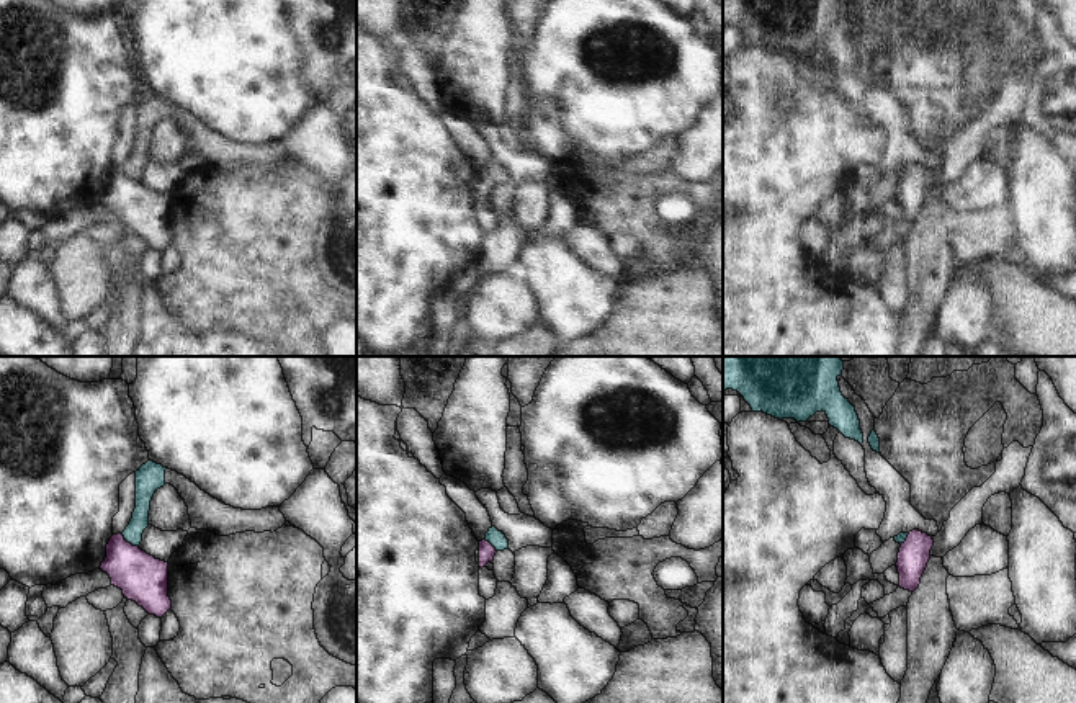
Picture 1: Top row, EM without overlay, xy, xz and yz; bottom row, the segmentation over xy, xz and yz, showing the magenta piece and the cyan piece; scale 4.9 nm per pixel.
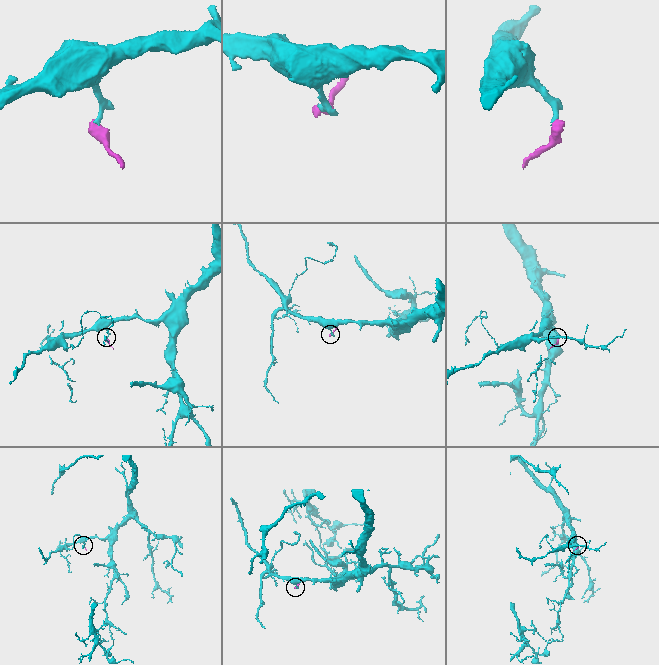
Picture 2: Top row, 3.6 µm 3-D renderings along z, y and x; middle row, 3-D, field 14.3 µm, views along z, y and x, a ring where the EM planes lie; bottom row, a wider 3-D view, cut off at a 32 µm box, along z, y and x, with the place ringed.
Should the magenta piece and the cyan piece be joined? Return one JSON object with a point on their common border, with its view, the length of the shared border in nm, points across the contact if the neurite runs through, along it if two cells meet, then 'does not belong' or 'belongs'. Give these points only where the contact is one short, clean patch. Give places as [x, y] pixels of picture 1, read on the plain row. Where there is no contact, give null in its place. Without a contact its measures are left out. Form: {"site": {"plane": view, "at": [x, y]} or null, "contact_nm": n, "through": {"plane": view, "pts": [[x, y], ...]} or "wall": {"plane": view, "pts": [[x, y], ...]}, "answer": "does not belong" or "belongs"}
{"site": {"plane": "xy", "at": [130, 177]}, "contact_nm": 120, "wall": {"plane": "xy", "pts": [[120, 167], [138, 180]]}, "answer": "does not belong"}

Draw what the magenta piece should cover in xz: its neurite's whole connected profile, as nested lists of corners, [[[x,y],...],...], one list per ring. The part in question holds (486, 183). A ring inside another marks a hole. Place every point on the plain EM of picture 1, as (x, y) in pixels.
[[[479,175],[479,181],[476,183],[476,196],[479,198],[479,229],[486,234],[492,232],[497,222],[494,204],[486,201],[487,196],[494,195],[495,186],[495,181],[489,175]]]

